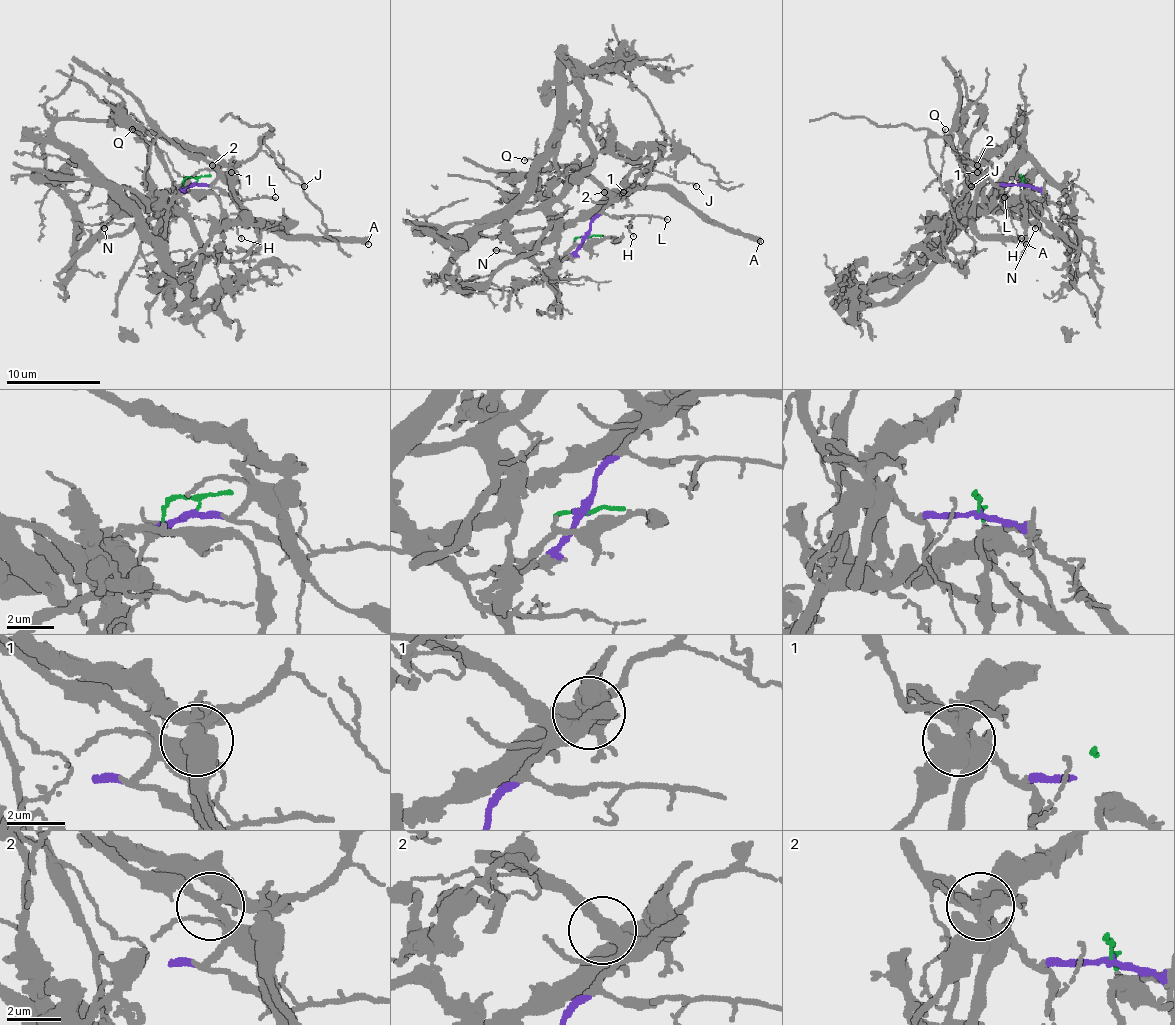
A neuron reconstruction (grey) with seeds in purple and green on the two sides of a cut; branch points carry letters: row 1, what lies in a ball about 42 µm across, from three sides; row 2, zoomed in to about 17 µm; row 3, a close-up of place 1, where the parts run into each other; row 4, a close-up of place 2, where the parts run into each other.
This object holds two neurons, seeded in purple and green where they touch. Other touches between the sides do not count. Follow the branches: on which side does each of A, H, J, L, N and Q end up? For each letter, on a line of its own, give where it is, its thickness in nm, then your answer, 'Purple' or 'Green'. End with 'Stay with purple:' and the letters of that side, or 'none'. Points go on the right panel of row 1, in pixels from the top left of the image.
A: Place: (1026, 244). Thickness 480 nm. Purple
H: Place: (1021, 238). Thickness 80 nm. Purple
J: Place: (971, 186). Thickness 110 nm. Purple
L: Place: (1004, 197). Thickness 150 nm. Purple
N: Place: (1035, 228). Thickness 170 nm. Green
Q: Place: (945, 129). Thickness 100 nm. Purple
Stay with purple: A, H, J, L, Q

